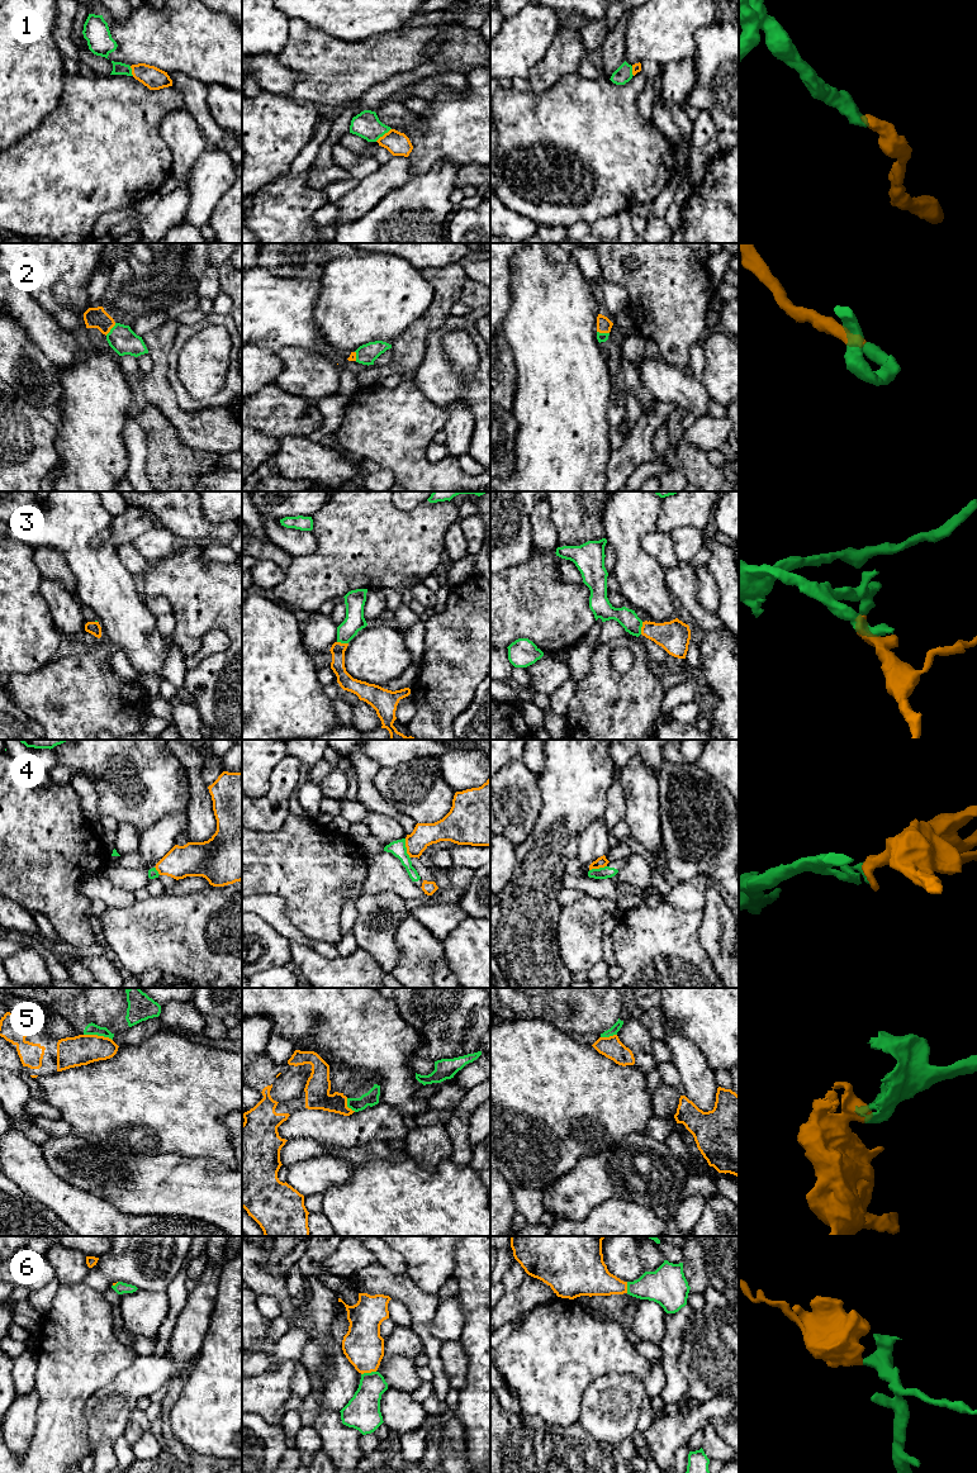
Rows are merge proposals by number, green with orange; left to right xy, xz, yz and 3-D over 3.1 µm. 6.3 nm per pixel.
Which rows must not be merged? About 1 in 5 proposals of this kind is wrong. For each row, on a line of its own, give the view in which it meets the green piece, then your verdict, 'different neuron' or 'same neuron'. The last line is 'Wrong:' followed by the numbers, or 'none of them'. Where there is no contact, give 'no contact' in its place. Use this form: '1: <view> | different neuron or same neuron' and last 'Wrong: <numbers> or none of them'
1: xz | same neuron
2: xy | same neuron
3: yz | same neuron
4: xz | different neuron
5: xy | different neuron
6: xz | same neuron
Wrong: 4, 5

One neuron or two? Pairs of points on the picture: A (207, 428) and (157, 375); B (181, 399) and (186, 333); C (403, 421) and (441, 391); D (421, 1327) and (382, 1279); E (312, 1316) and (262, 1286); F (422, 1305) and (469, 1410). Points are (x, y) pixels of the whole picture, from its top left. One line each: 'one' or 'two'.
A: one
B: one
C: two
D: one
E: one
F: two

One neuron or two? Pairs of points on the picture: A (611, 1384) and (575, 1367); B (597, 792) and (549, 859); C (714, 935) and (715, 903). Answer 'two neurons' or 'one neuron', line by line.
A: two neurons
B: one neuron
C: one neuron

